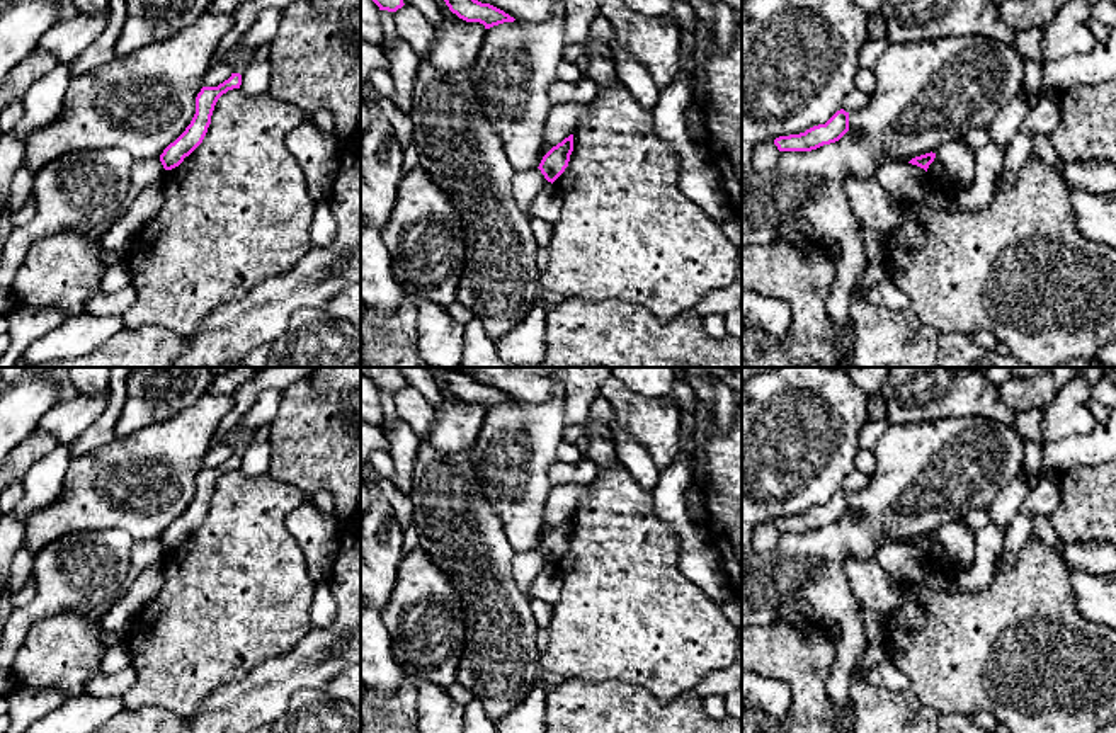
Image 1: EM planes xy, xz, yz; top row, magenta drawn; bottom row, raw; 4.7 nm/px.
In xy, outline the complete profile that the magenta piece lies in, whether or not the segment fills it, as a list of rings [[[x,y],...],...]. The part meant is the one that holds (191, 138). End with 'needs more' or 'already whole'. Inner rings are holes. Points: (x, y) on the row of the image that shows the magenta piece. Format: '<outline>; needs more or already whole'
[[[231,73],[218,87],[202,87],[196,97],[196,114],[185,131],[160,155],[165,170],[179,167],[204,139],[218,99],[228,90],[240,88],[242,75]]]; already whole

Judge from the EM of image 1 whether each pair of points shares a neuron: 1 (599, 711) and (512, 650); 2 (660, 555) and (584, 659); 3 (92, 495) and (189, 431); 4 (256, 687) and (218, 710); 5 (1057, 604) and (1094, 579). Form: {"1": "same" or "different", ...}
{"1": "different", "2": "same", "3": "same", "4": "same", "5": "different"}

